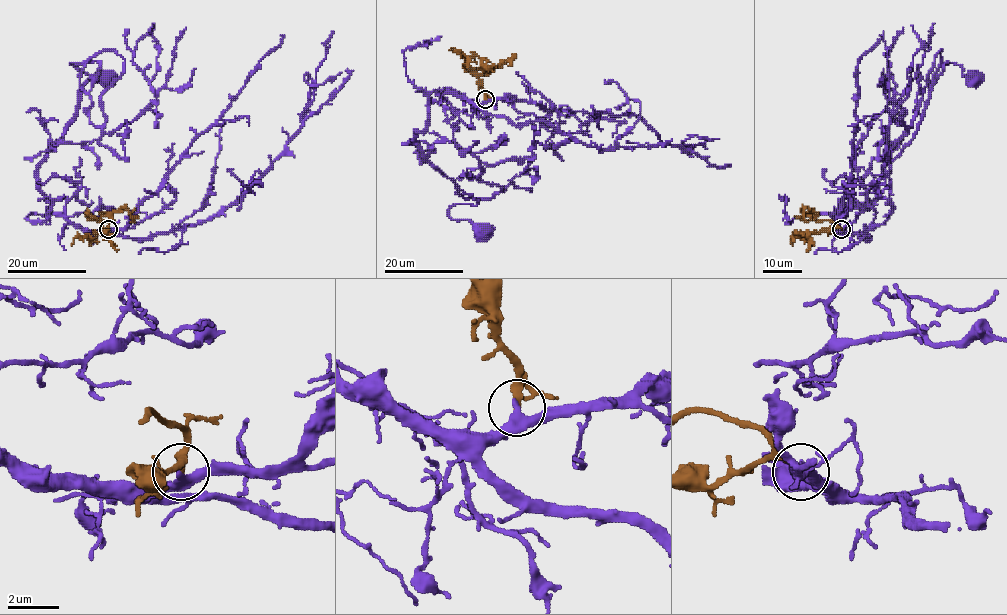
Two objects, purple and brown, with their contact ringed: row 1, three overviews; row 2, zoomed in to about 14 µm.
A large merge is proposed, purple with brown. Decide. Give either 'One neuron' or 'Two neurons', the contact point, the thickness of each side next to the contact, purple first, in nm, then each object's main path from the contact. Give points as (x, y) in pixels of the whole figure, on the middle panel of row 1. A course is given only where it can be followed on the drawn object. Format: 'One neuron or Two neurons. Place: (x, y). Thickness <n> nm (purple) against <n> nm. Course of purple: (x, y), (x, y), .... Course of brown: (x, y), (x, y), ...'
Two neurons. Place: (485, 99). Thickness 240 nm (purple) against 280 nm. Course of purple: (485, 99), (432, 92), (426, 128), (414, 138), (477, 201), (448, 214), (483, 228). Course of brown: (485, 99), (478, 76), (482, 72), (482, 60), (477, 55), (449, 50)

